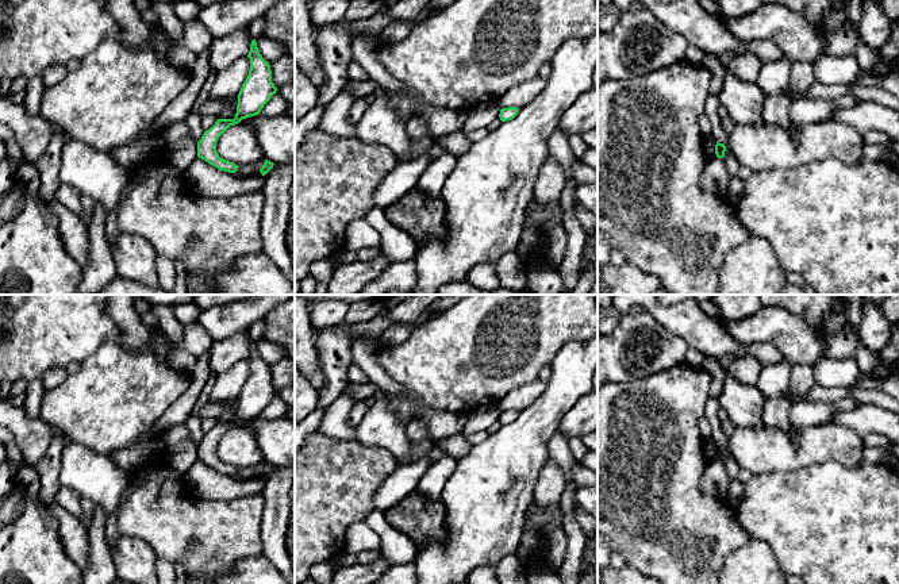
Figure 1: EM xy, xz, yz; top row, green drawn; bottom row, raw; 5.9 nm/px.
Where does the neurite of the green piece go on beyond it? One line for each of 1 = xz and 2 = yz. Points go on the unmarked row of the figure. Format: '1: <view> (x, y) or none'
1: none
2: none

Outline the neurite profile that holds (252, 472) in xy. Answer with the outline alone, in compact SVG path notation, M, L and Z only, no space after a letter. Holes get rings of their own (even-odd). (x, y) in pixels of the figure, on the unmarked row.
M261 462L249 468L239 469L235 477L242 480L260 479L260 472L262 470L264 465L265 462Z

